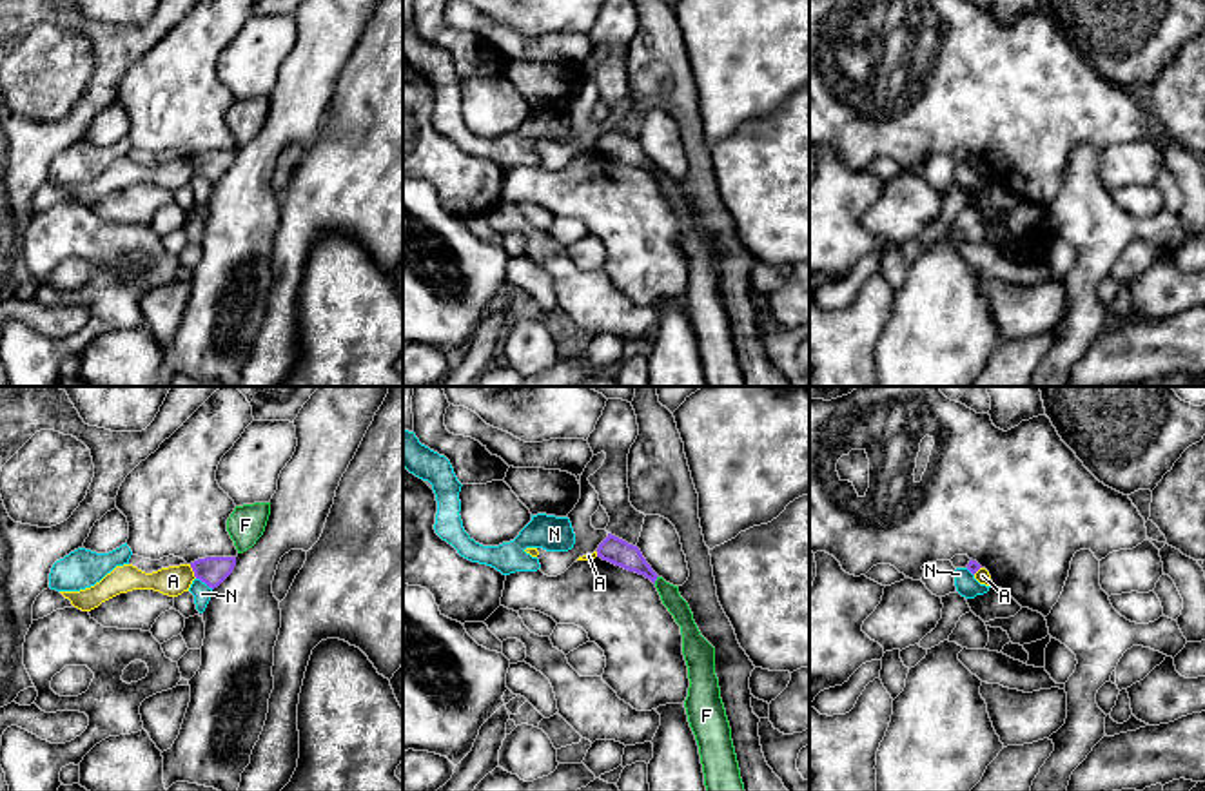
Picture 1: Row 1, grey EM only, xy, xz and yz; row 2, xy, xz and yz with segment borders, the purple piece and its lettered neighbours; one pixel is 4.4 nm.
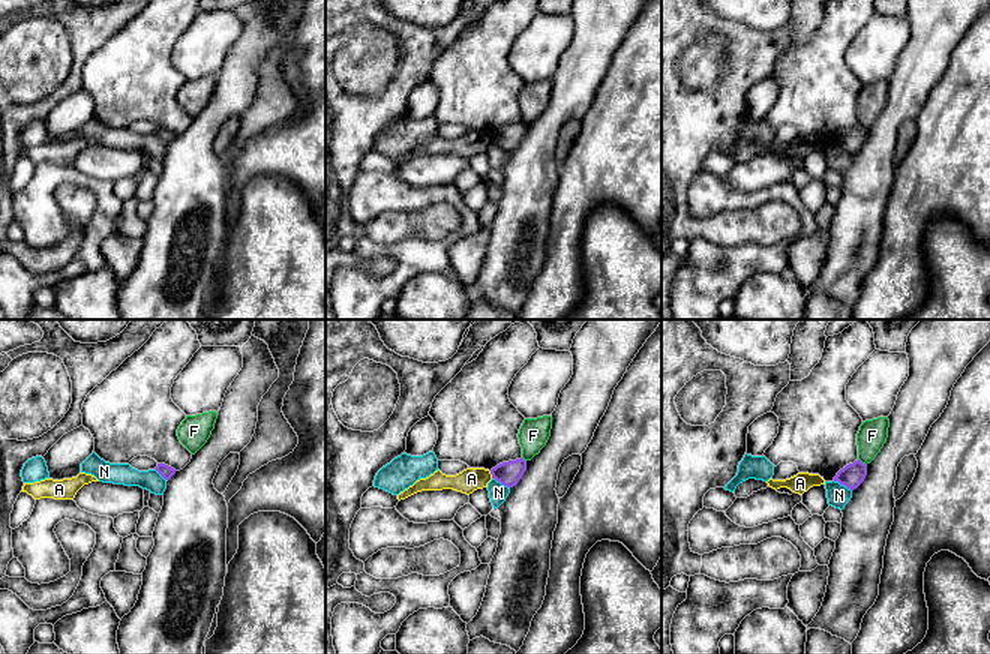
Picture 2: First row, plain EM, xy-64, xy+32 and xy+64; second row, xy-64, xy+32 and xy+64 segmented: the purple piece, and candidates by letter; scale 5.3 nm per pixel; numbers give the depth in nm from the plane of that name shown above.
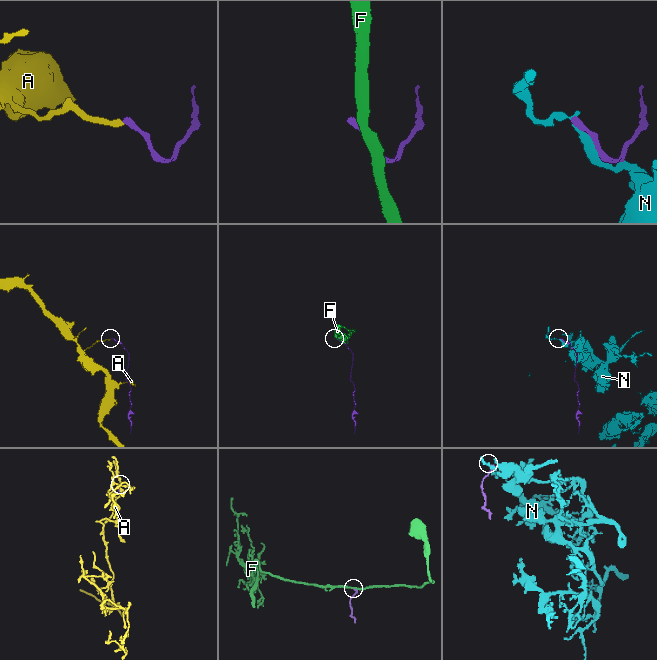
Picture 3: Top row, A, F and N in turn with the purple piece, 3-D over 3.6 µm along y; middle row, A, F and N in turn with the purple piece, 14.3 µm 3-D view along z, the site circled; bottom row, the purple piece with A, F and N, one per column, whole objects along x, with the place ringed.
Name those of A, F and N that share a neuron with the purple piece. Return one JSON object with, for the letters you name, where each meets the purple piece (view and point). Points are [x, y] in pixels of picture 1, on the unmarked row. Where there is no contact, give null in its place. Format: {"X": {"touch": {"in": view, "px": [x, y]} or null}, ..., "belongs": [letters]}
{"belongs": []}

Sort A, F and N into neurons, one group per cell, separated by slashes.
A / F / N

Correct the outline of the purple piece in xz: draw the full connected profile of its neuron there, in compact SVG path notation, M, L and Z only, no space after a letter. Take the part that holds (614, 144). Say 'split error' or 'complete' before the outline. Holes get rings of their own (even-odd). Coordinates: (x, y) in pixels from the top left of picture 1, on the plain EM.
complete; M608 127L608 131L599 138L597 151L602 154L608 154L615 160L621 160L628 165L635 165L639 169L644 169L653 178L657 174L657 167L651 163L651 160L642 151L641 143L633 138L628 138L626 134Z

